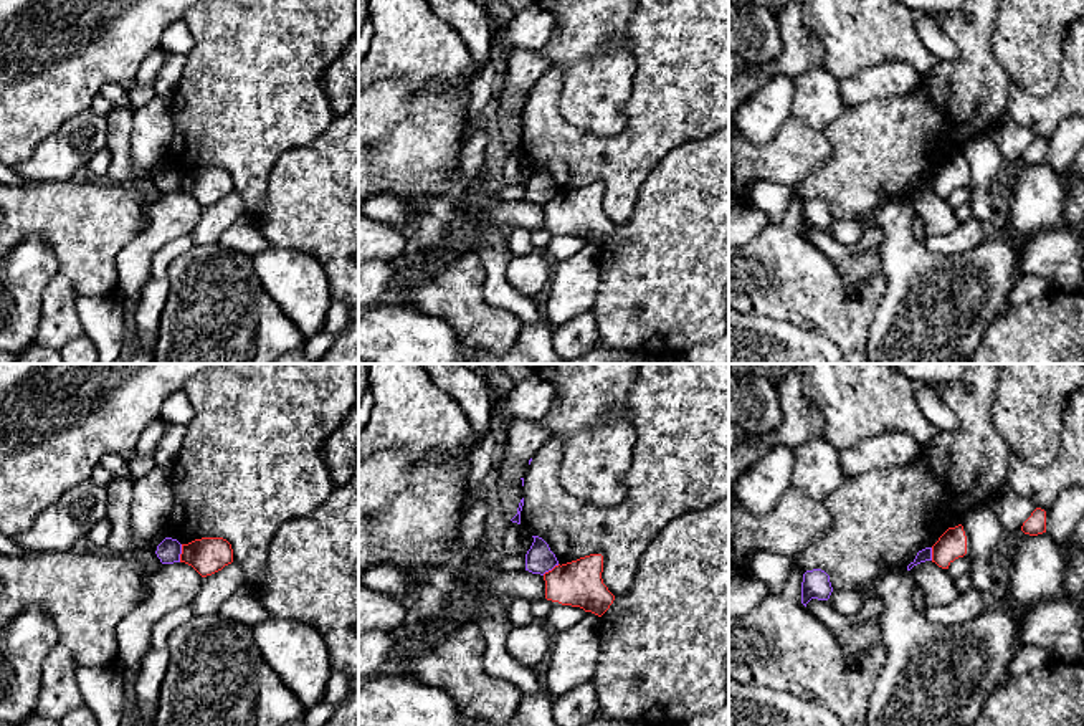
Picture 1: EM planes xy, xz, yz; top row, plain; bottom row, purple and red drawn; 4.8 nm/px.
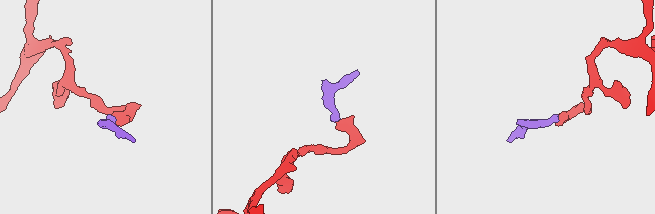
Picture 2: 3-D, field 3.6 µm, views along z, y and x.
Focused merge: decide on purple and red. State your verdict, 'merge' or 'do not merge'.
do not merge

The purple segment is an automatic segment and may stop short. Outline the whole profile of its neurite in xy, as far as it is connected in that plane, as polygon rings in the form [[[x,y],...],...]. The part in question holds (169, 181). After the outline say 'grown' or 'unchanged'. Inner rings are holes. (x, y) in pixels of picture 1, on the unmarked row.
[[[165,167],[155,180],[162,193],[180,192],[182,174],[177,169]]]; unchanged

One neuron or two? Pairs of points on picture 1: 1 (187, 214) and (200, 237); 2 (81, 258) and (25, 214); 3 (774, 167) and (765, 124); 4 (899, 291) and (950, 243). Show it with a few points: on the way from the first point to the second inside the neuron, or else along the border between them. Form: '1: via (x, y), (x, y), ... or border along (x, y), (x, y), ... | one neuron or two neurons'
1: border along (202, 207), (199, 222), (187, 234) | two neurons
2: via (68, 245), (38, 215) | one neuron
3: border along (803, 123), (790, 114), (767, 141), (746, 139) | two neurons
4: border along (977, 243), (952, 253), (936, 253), (924, 245) | two neurons

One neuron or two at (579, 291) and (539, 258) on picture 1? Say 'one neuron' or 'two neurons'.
one neuron

